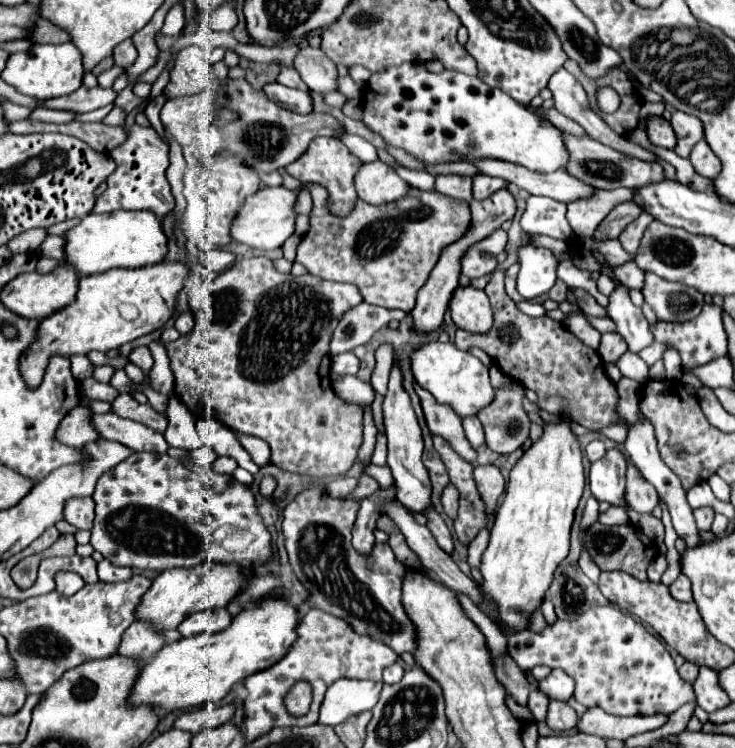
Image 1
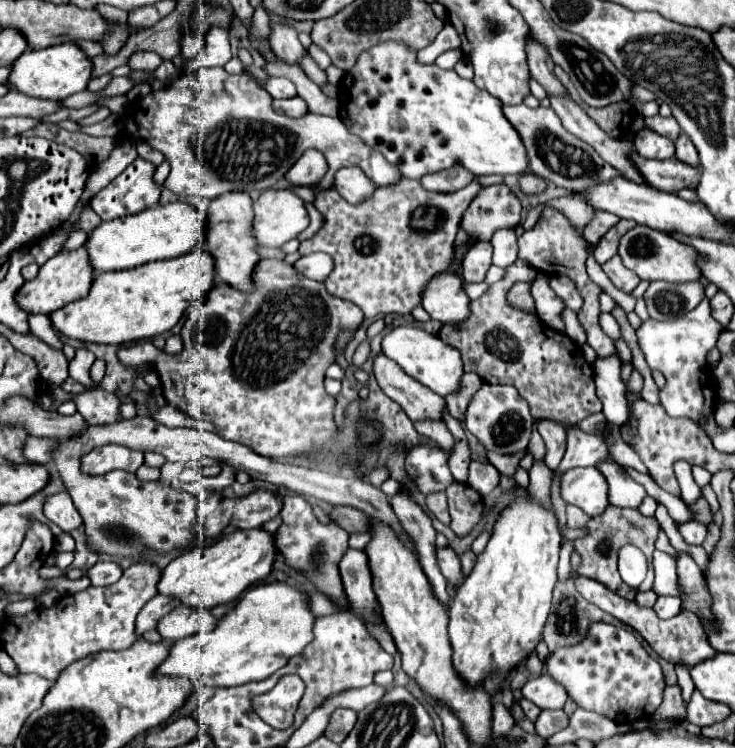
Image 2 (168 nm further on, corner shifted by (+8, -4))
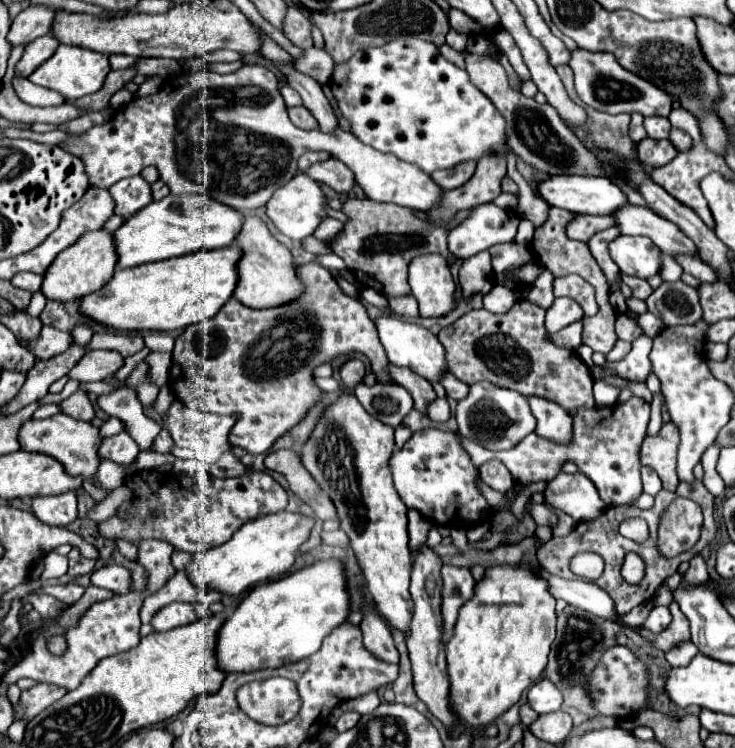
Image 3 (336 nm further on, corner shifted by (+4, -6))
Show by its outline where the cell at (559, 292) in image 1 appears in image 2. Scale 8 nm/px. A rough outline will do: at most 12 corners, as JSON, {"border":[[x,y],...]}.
{"border":[[515,283],[507,293],[507,303],[533,313],[535,301],[529,283]]}

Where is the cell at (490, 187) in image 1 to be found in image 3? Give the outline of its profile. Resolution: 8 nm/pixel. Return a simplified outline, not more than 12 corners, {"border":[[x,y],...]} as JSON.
{"border":[[477,205],[447,237],[455,259],[515,239],[521,217]]}

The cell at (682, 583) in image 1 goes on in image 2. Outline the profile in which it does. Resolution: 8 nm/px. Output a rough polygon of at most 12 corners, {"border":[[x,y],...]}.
{"border":[[657,597],[653,609],[661,619],[671,619],[681,611],[681,599]]}

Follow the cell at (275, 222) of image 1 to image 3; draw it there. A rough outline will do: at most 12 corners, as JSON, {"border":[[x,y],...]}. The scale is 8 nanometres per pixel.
{"border":[[297,173],[267,203],[267,217],[294,240],[327,217],[327,197]]}

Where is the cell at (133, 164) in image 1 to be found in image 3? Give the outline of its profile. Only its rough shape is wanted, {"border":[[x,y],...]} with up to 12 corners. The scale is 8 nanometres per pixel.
{"border":[[141,175],[109,187],[115,213],[131,217],[153,201]]}

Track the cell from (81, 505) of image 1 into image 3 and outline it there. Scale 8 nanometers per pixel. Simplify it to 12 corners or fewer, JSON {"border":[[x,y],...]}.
{"border":[[75,491],[33,497],[31,511],[47,525],[77,519]]}

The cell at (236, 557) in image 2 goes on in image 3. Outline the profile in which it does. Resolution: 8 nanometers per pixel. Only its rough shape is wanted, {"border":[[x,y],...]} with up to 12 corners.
{"border":[[277,511],[195,555],[195,585],[241,595],[285,575],[313,517]]}

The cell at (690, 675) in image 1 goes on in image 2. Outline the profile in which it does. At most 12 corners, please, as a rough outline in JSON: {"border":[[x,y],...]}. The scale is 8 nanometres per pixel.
{"border":[[679,685],[665,687],[663,705],[651,721],[685,719]]}

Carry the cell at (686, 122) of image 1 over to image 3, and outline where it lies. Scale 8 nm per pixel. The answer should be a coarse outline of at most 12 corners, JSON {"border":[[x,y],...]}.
{"border":[[647,117],[643,125],[651,139],[667,139],[667,117]]}

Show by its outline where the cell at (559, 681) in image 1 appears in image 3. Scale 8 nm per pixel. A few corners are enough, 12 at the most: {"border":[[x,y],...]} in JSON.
{"border":[[549,679],[529,689],[527,701],[541,713],[559,711],[563,697]]}

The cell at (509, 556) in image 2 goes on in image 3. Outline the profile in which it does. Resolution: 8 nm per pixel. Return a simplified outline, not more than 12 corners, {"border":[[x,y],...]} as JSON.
{"border":[[491,567],[447,643],[449,705],[469,727],[547,667],[555,599]]}

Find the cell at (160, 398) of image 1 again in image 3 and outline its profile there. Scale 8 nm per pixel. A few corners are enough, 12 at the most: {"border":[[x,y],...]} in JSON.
{"border":[[85,323],[75,325],[71,335],[83,345],[93,335]]}

